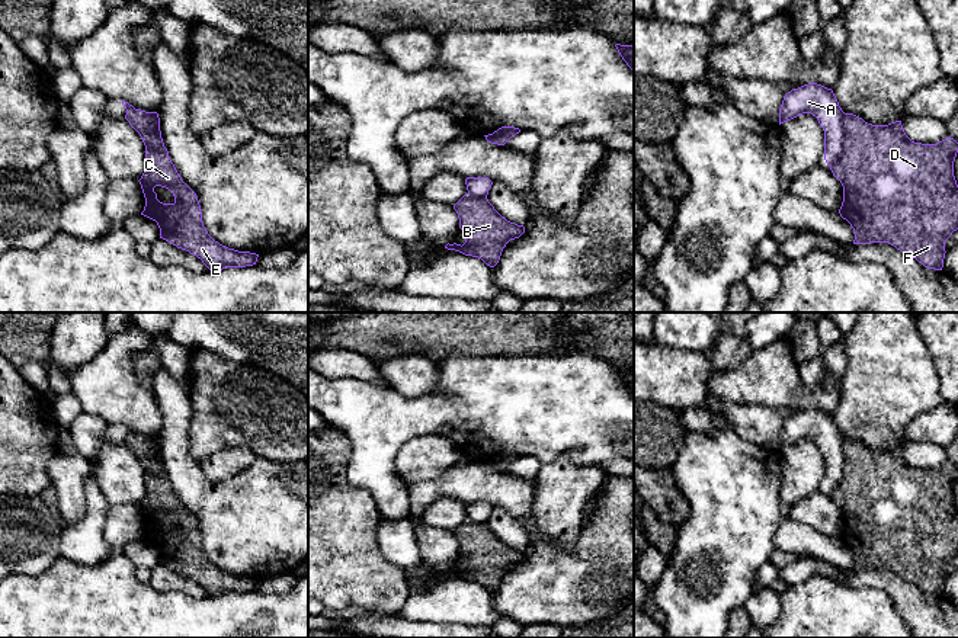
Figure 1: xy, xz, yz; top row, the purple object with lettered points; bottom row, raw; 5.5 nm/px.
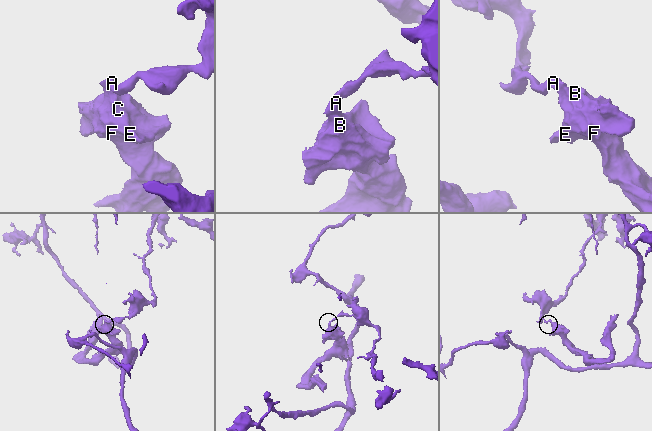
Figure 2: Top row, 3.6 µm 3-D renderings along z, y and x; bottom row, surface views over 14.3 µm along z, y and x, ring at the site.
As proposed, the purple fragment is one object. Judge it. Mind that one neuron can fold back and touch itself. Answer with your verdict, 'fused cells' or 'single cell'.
fused cells

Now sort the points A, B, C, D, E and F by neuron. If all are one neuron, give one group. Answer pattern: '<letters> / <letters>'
A / B C D E F

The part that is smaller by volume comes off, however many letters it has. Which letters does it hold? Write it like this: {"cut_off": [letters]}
{"cut_off": ["B", "C", "D", "E", "F"]}

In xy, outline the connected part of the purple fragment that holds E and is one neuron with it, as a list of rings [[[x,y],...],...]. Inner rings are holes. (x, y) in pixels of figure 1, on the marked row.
[[[131,109],[125,119],[145,145],[145,170],[138,180],[145,198],[141,215],[157,222],[160,238],[196,256],[209,270],[256,265],[259,254],[228,249],[208,234],[196,193],[182,180],[167,148],[157,147],[151,141],[150,134],[154,129],[160,131],[158,113],[150,115],[141,109]],[[156,186],[169,189],[174,202],[160,202],[154,192]]]

